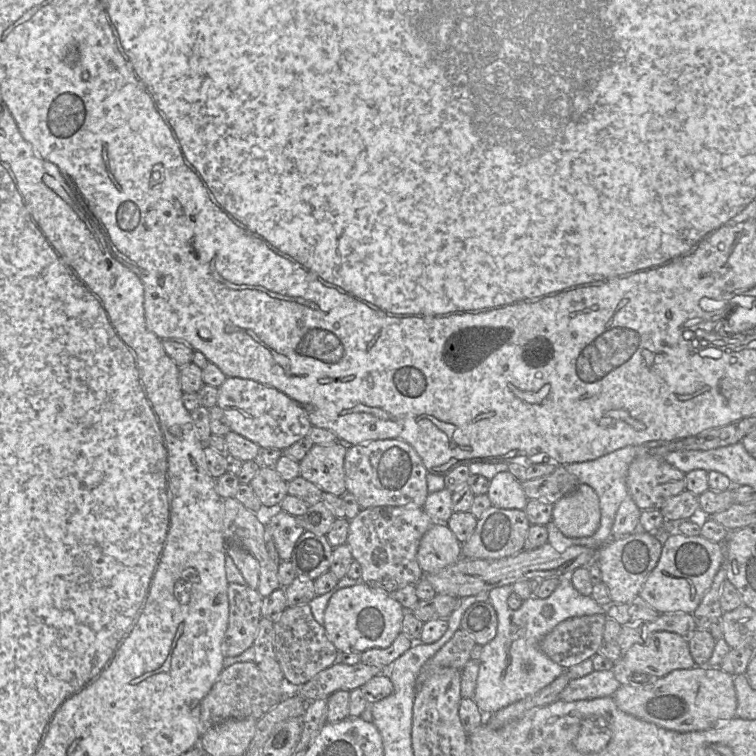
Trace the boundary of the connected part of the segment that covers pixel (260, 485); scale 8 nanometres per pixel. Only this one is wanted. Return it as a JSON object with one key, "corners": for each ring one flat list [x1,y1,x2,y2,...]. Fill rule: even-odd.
{"corners":[[260,467,249,485,265,508,278,508,288,494,287,482,273,467]]}

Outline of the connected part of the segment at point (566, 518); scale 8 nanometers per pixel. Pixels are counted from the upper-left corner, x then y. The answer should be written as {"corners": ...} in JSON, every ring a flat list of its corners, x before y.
{"corners":[[579,484,572,493,553,504,552,520,568,538,592,536,601,520,597,493,591,486]]}

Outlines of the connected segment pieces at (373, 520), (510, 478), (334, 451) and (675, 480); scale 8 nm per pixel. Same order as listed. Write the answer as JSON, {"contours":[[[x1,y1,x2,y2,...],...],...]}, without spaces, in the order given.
{"contours":[[[376,506,361,509,350,520,346,544,362,568,361,580,374,590,388,593,421,580,423,571,417,561,420,540,433,524,417,506]],[[501,471,490,480,487,495,493,506,503,509,525,510,529,500,521,482,509,471]],[[336,441,314,444,299,461,300,476,323,492,342,496,346,491,344,460,347,445]],[[642,454,630,464,626,484,640,510,661,510,669,499,686,489,686,474,662,456]]]}

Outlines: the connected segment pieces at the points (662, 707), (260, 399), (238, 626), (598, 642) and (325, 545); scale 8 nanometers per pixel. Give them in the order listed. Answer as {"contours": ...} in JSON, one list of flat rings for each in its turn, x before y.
{"contours":[[[707,664,678,669,642,686,621,685,613,697,617,707,636,718,677,732,701,731,736,717,737,697,733,676,720,666]],[[227,377,218,388,217,406,221,408,230,430,260,447,284,450,304,438,312,427,304,408,275,387,239,377]],[[228,583,229,618,222,641,224,657,235,657,250,648,262,618,263,598,257,589,248,585]],[[606,614,568,618,540,642,541,650,554,662,568,669,598,653,604,639]],[[305,531,297,540,291,558,297,576,315,580,329,571,333,547,325,535]]]}

